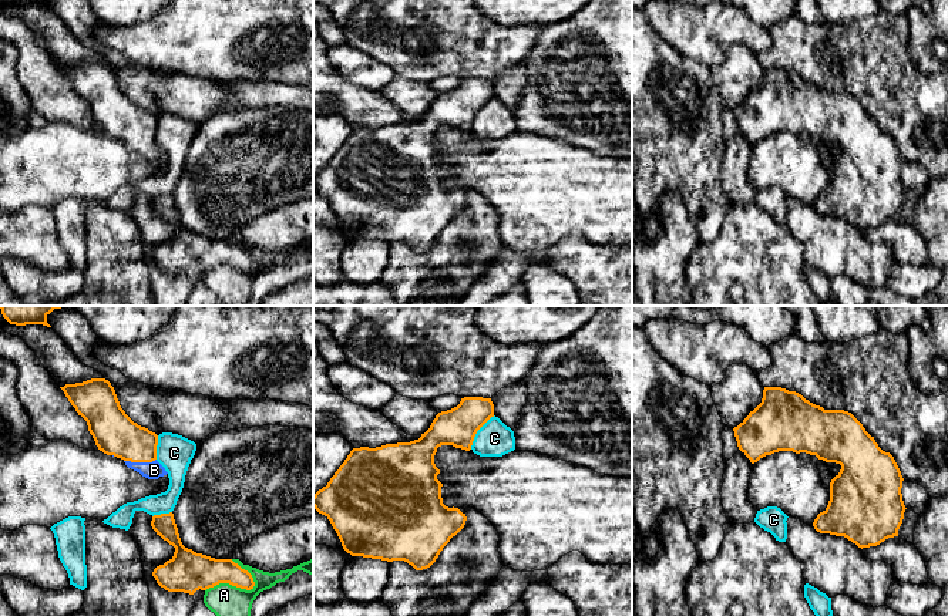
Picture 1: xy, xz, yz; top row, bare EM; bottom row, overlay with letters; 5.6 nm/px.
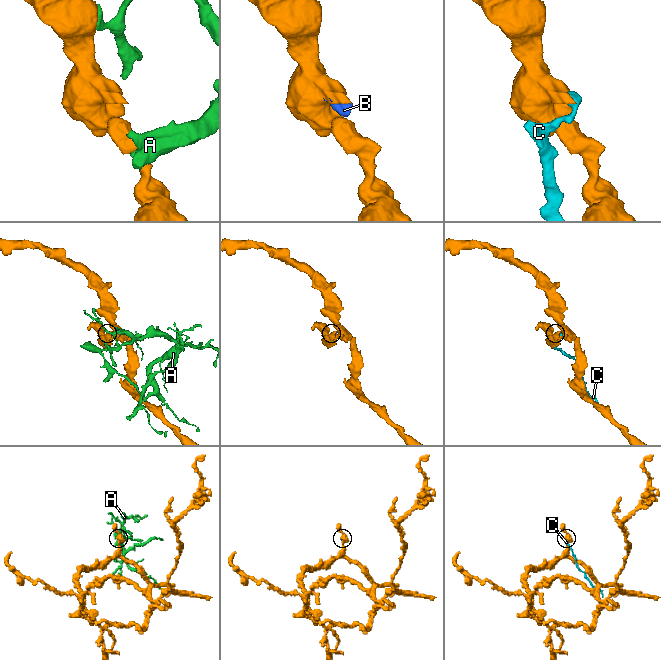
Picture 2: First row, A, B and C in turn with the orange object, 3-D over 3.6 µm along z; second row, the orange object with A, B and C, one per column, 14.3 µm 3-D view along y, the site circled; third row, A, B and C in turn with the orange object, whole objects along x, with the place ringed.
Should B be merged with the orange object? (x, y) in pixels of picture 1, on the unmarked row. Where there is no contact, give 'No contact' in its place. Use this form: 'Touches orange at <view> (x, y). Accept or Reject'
Touches orange at xy (140, 142). Accept

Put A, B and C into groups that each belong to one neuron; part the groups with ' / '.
A / B / C

